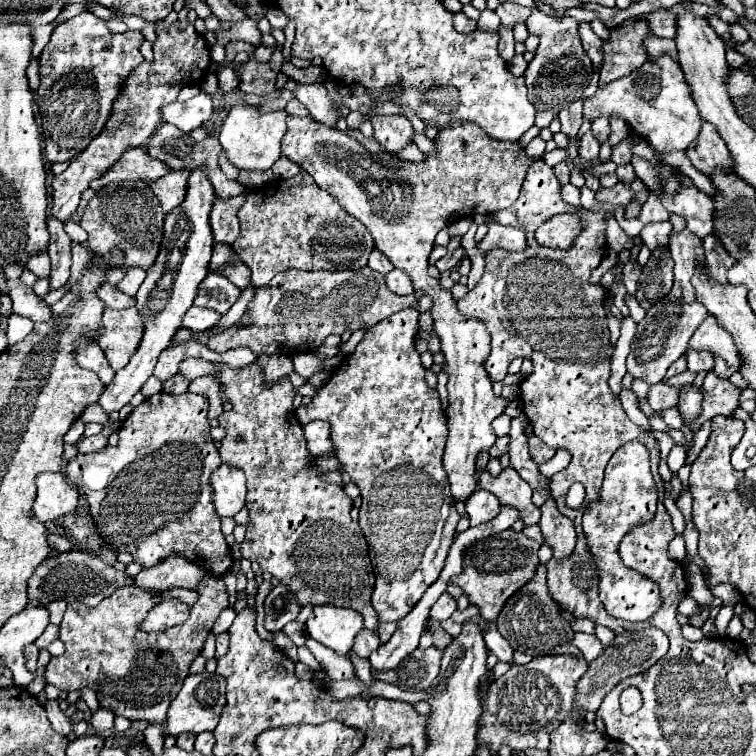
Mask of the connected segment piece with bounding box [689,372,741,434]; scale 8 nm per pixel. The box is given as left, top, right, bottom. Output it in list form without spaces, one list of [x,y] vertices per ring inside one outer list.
[[[709,372],[705,376],[701,392],[703,392],[703,404],[701,404],[703,410],[701,410],[701,416],[689,428],[693,434],[713,416],[719,416],[719,414],[731,416],[739,408],[741,390],[733,386],[729,380],[719,378],[715,372]]]

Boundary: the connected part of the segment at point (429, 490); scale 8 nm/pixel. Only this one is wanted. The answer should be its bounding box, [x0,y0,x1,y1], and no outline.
[297,308,461,622]

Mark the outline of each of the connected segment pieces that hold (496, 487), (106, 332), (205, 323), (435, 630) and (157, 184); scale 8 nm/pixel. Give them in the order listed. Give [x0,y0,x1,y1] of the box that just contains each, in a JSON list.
[[479,468,541,526],[97,306,143,372],[183,306,221,332],[427,620,451,650],[149,170,189,212]]

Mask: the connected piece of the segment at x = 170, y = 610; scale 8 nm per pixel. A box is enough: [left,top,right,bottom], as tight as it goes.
[143,600,189,632]

